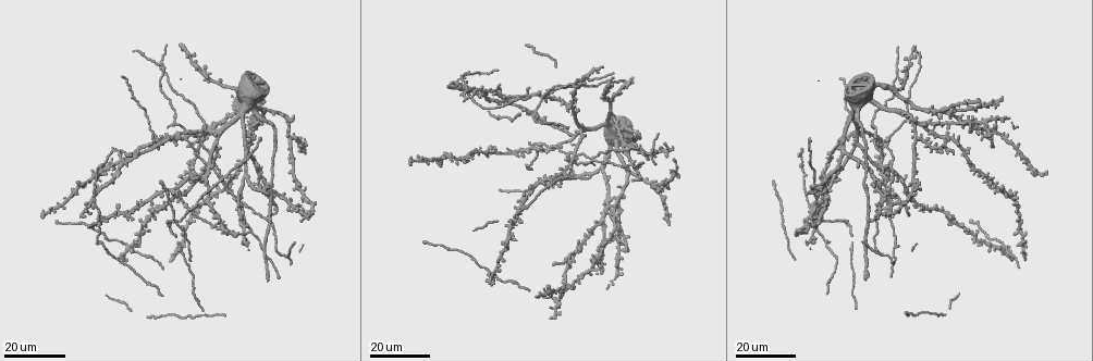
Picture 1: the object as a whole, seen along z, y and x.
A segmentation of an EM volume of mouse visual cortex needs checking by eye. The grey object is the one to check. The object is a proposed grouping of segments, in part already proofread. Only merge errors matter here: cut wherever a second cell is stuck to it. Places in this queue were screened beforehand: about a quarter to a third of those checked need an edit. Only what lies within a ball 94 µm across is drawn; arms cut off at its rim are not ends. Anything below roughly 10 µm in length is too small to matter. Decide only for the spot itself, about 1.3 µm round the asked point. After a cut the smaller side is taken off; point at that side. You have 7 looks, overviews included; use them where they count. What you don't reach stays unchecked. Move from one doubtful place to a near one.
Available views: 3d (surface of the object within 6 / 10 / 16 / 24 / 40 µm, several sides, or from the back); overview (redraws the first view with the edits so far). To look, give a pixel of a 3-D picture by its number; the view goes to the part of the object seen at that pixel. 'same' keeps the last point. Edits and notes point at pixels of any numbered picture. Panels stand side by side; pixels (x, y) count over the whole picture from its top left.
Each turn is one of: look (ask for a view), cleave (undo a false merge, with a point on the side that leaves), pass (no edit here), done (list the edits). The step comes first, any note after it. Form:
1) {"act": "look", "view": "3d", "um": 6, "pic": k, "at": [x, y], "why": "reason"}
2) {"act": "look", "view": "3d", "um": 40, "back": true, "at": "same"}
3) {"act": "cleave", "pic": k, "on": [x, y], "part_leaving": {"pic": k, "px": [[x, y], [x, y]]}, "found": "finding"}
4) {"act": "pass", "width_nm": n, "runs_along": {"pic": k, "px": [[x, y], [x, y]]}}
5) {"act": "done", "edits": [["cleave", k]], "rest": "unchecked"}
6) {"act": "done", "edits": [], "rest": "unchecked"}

{"act": "look", "view": "3d", "um": 24, "pic": 1, "at": [191, 212], "why": "side arm on a straight run"}

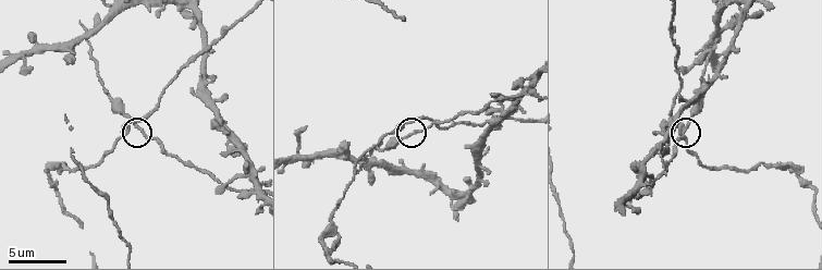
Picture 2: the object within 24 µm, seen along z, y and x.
{"act": "look", "view": "3d", "um": 6, "pic": 2, "at": [686, 129]}

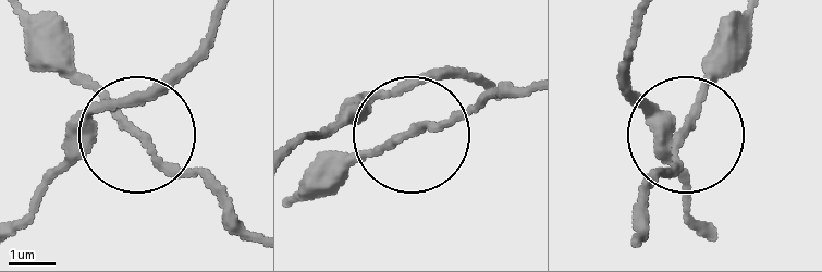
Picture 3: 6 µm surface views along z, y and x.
{"act": "pass", "width_nm": 130, "runs_along": {"pic": 3, "px": [[748, 26], [635, 209]]}, "found": "one cell here"}

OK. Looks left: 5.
{"act": "look", "view": "3d", "um": 10, "pic": 2, "at": [364, 163], "why": "three-way junction"}

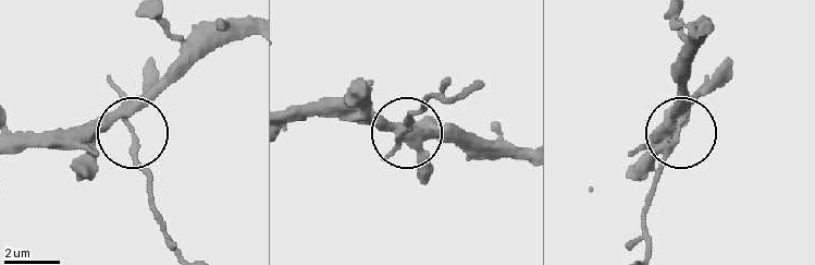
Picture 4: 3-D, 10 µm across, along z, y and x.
{"act": "look", "view": "3d", "um": 6, "pic": 4, "at": [676, 128]}

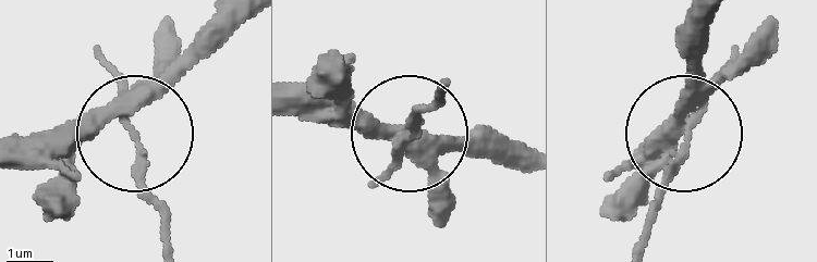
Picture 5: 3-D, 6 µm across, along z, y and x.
{"act": "pass", "runs_along": {"pic": 5, "px": [[509, 160], [290, 116]]}, "found": "continuous, no second cell"}

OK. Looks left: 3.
{"act": "look", "view": "3d", "um": 16, "pic": 1, "at": [886, 188], "why": "four arms meet"}

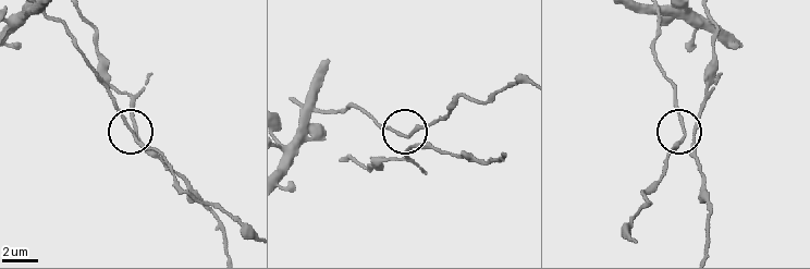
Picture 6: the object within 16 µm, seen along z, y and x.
{"act": "look", "view": "3d", "um": 10, "pic": 6, "at": [683, 139], "why": "closer look"}

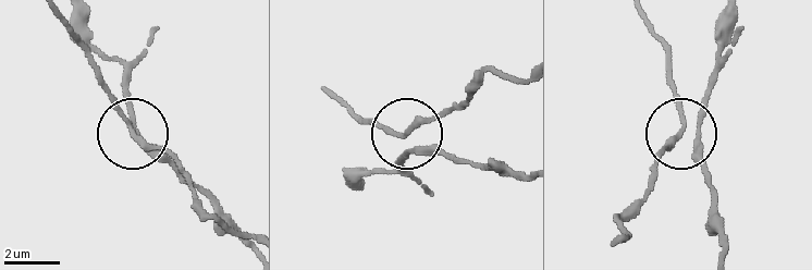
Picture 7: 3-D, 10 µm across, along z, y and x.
{"act": "look", "view": "3d", "um": 6, "pic": 7, "at": [681, 132]}

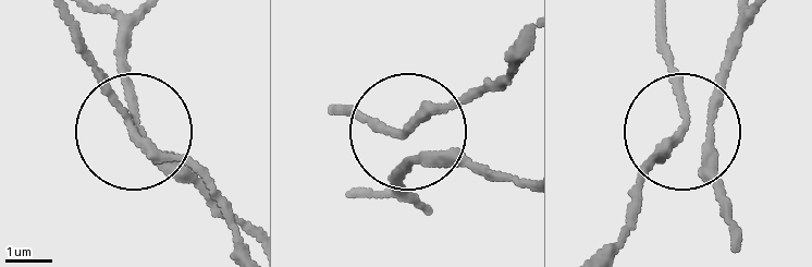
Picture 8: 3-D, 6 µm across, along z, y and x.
{"act": "pass", "arms": 4, "runs_along": {"pic": 8, "px": [[59, 13], [110, 107], [211, 185]]}, "found": "one cell here"}

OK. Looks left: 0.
{"act": "done", "edits": [], "rest": "unchecked"}

